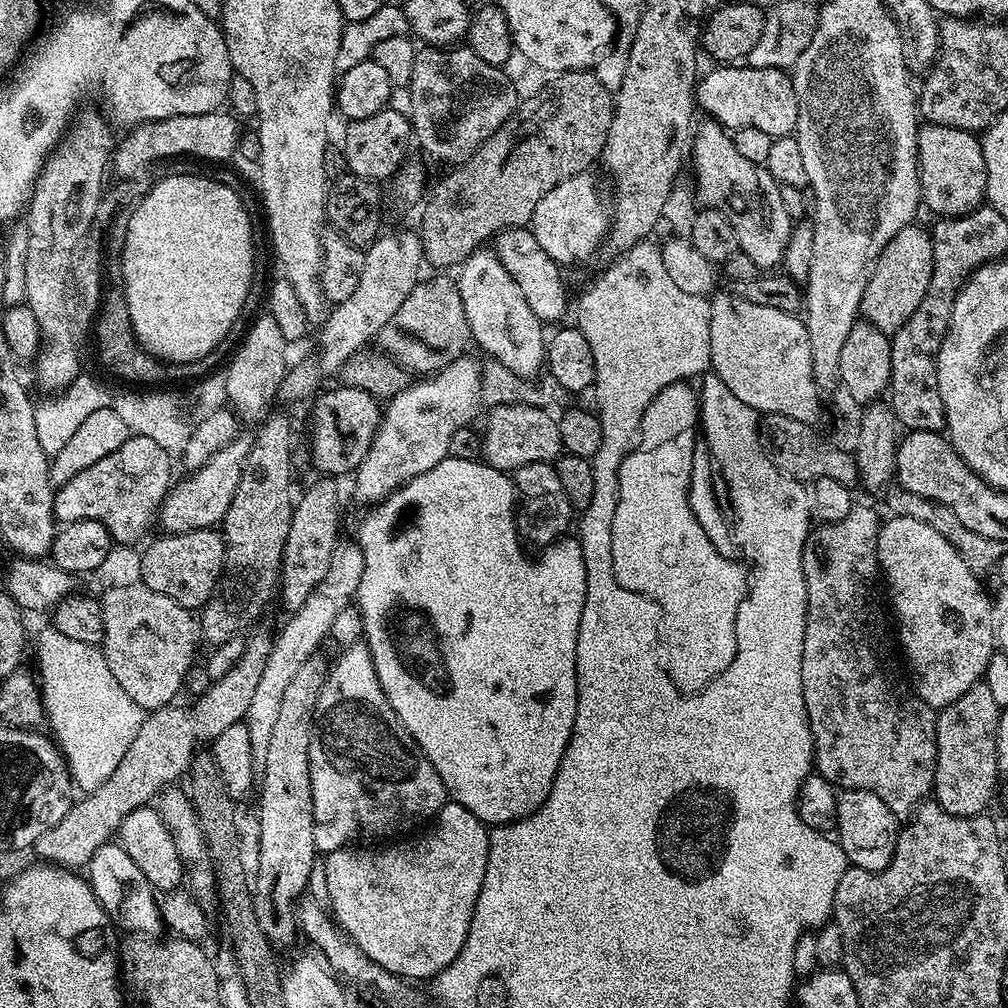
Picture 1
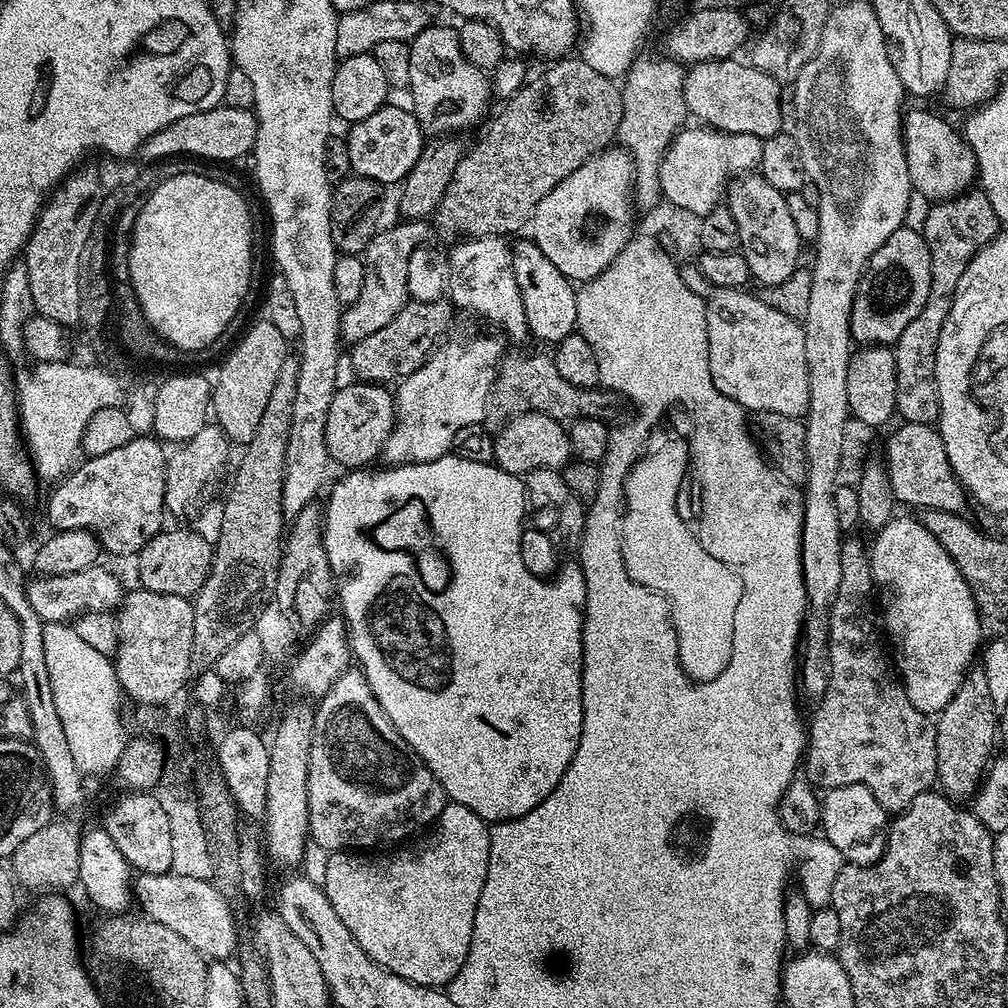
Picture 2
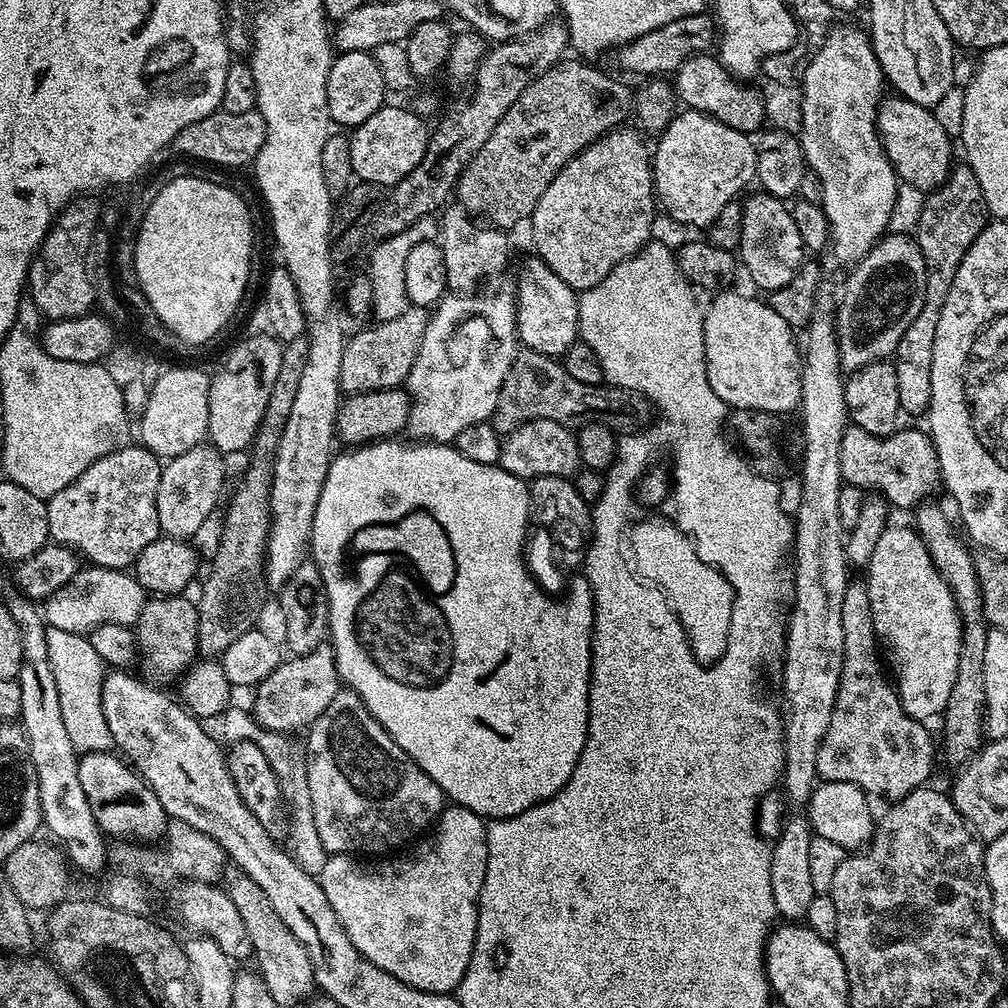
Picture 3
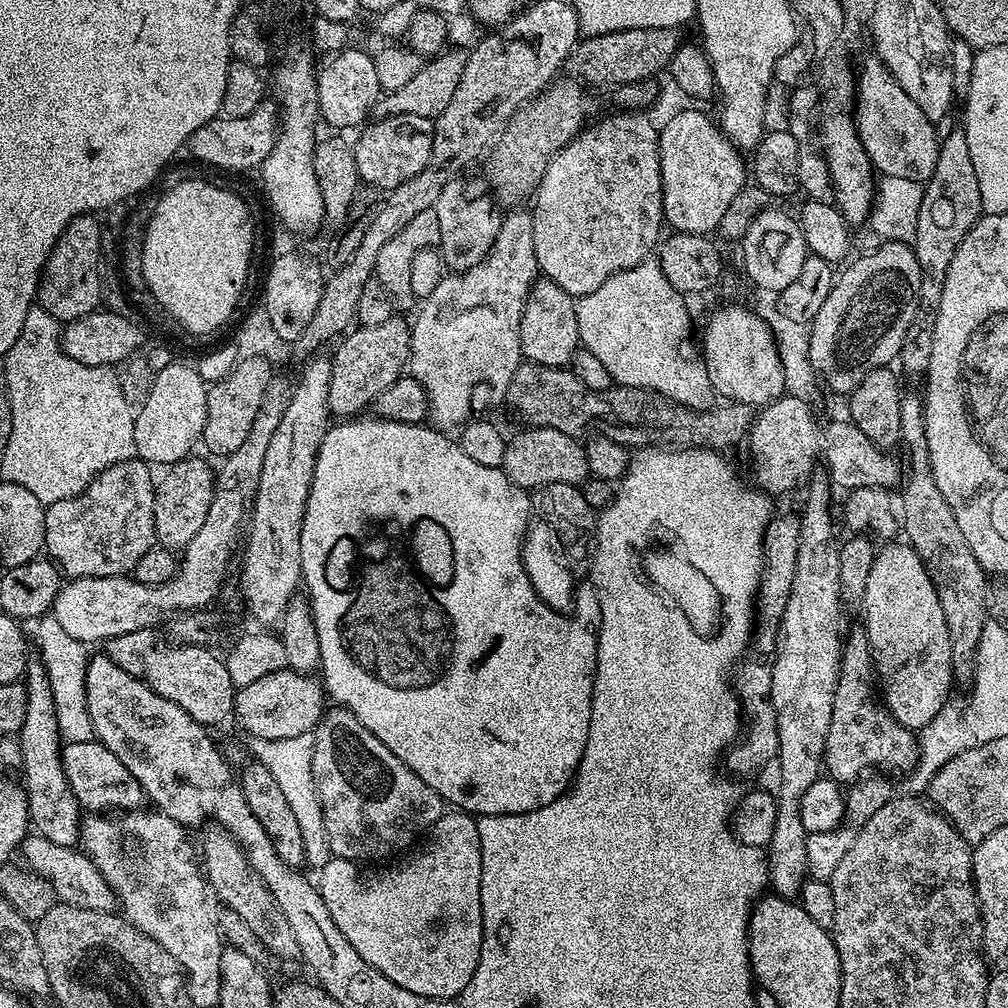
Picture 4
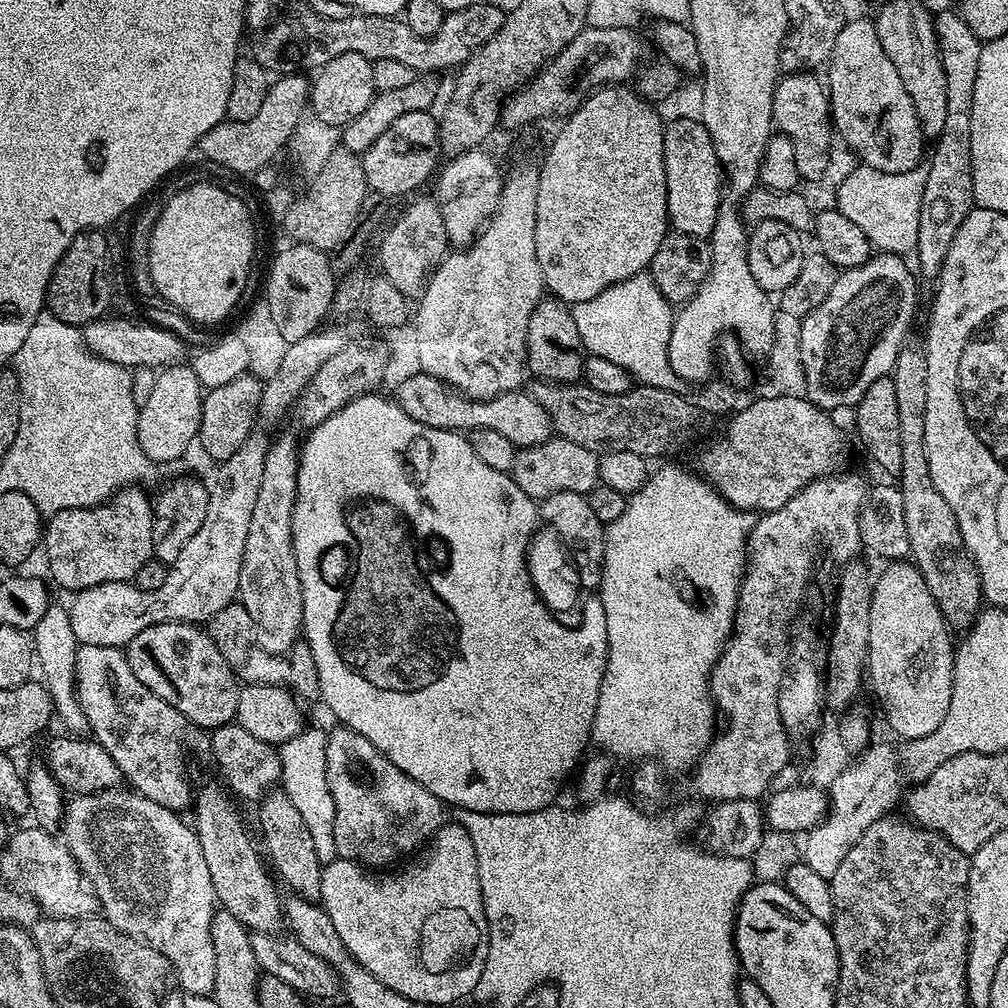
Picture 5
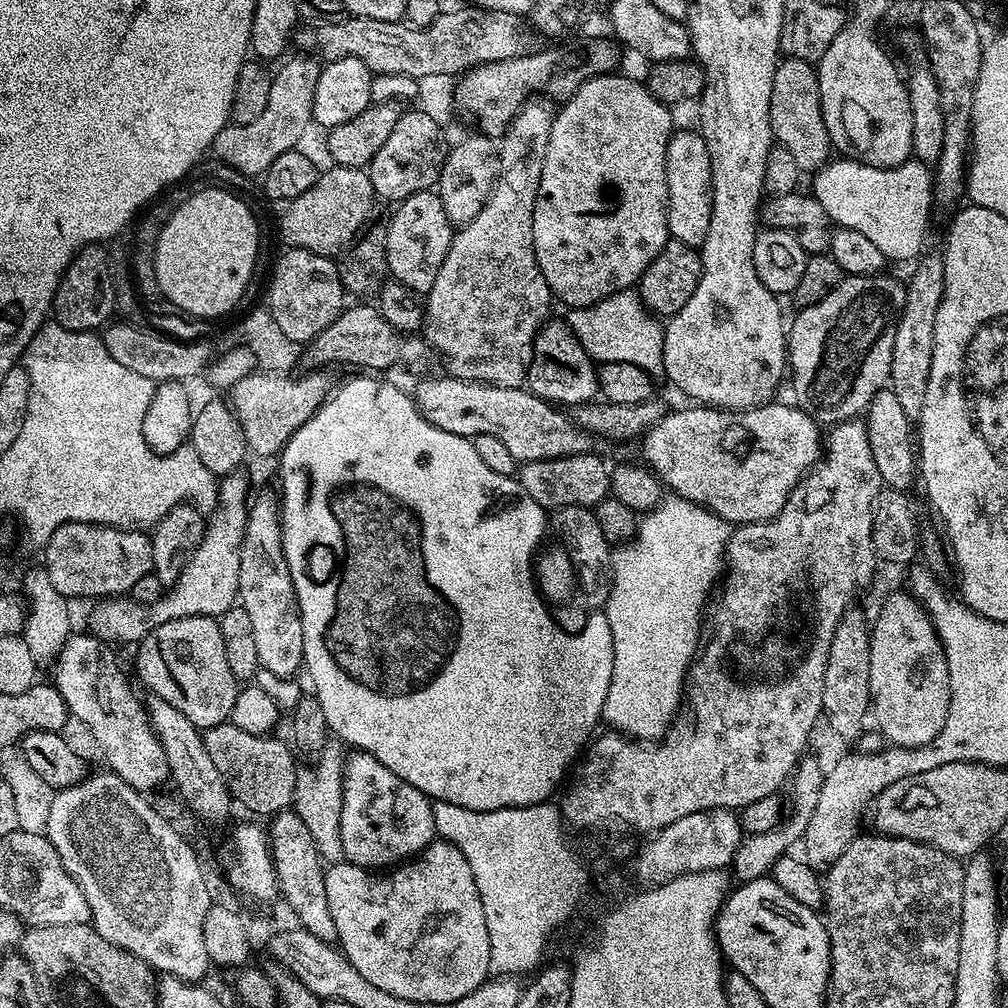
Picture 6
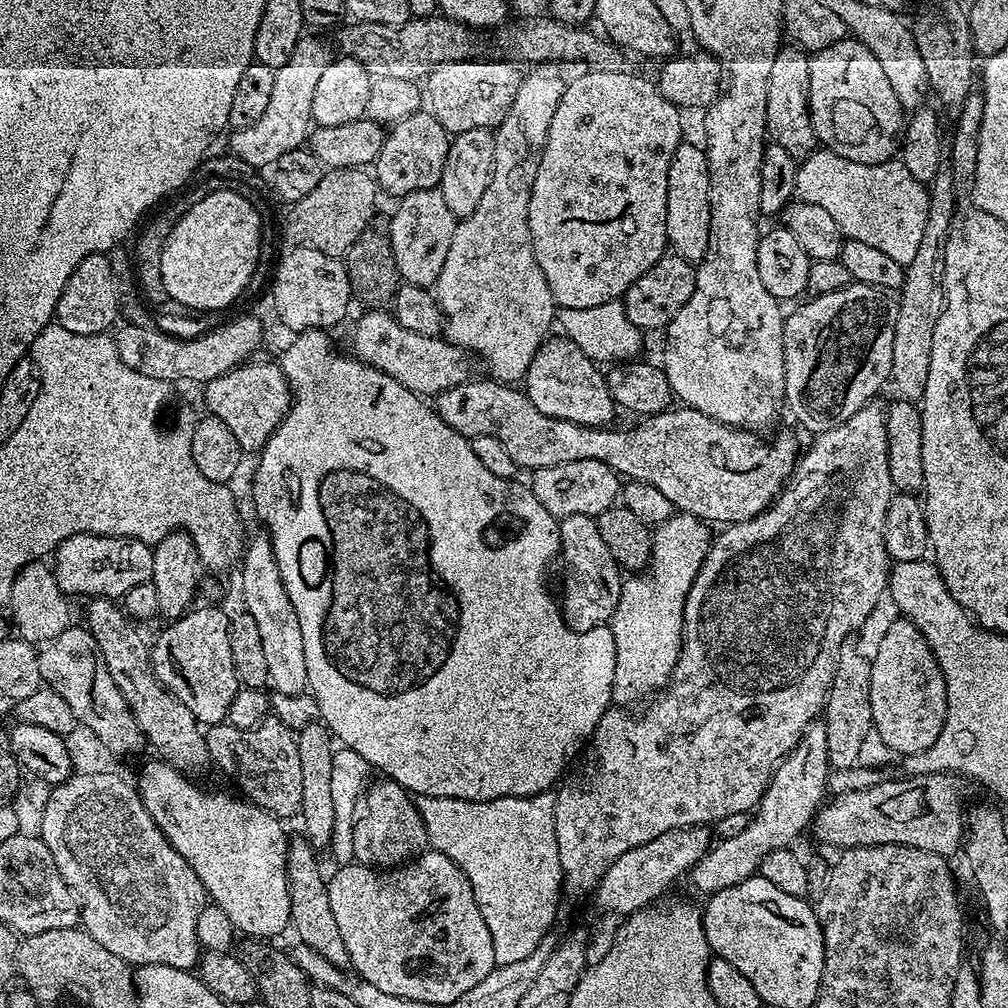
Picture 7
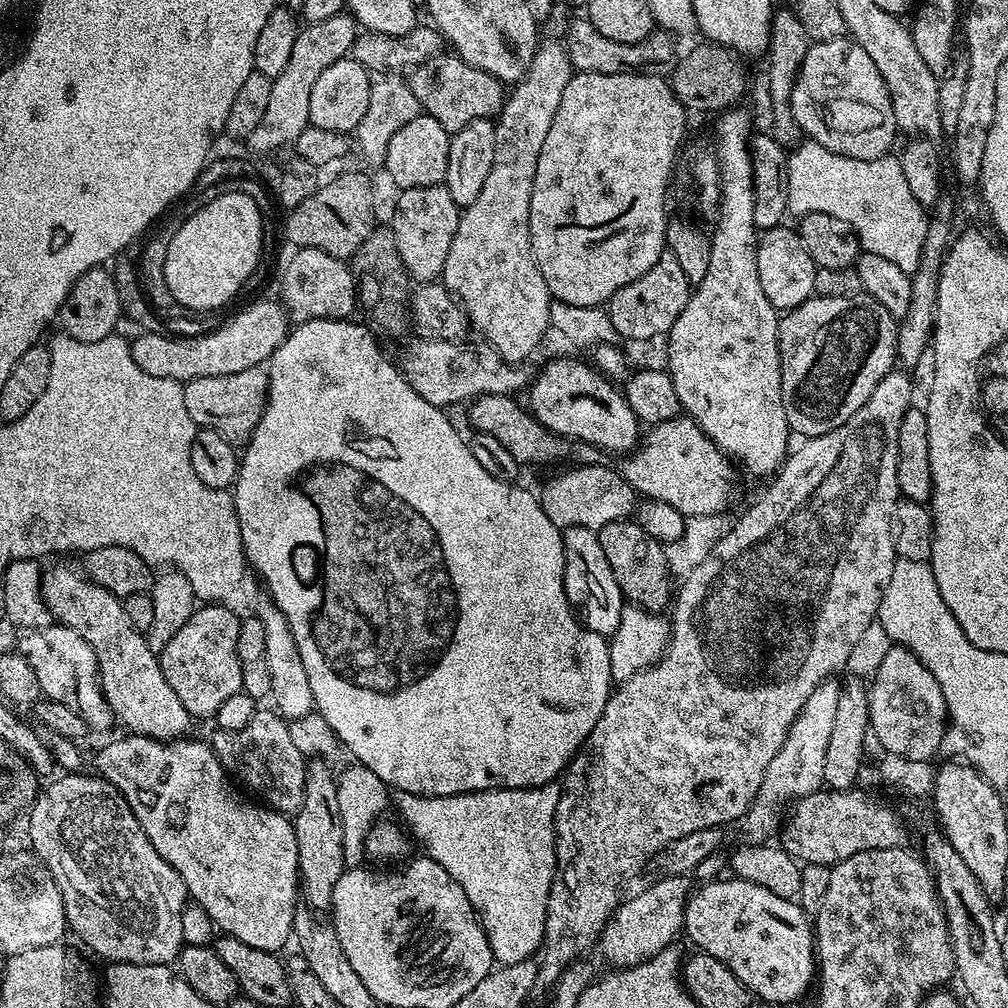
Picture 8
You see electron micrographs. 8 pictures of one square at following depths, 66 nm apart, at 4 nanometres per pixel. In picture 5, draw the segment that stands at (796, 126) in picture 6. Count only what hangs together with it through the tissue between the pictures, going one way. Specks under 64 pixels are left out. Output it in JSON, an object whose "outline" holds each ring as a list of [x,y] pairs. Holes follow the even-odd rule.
{"outline":[[[793,72],[783,75],[776,84],[775,94],[774,94],[774,106],[772,107],[772,119],[773,125],[777,128],[777,131],[791,140],[791,145],[794,147],[794,159],[797,161],[797,169],[800,177],[803,181],[816,182],[823,178],[824,174],[828,170],[830,164],[830,146],[832,144],[832,136],[834,140],[834,129],[831,123],[831,100],[828,97],[827,87],[825,83],[820,79],[820,81],[815,77],[816,74],[812,72]]]}

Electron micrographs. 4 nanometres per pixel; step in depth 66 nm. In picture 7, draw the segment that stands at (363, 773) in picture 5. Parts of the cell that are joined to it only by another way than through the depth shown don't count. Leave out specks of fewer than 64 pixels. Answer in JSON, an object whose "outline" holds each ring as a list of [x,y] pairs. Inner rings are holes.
{"outline":[[[380,778],[380,781],[369,783],[362,797],[363,811],[355,818],[353,826],[353,858],[355,863],[365,864],[367,868],[388,870],[393,866],[403,865],[420,855],[429,847],[428,835],[422,814],[416,809],[413,793],[407,792],[393,780]]]}

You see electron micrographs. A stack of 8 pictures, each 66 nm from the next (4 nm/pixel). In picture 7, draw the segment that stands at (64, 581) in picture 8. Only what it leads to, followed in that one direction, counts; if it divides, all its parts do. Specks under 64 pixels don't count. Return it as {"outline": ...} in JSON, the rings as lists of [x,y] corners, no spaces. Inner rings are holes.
{"outline":[[[92,598],[87,601],[88,621],[86,627],[102,650],[102,658],[106,658],[106,670],[110,670],[110,678],[114,678],[114,686],[122,692],[122,698],[130,706],[134,714],[134,722],[138,722],[140,733],[144,736],[147,747],[153,748],[159,759],[183,772],[189,778],[199,777],[204,767],[212,764],[210,754],[206,750],[204,728],[200,721],[186,710],[174,694],[160,685],[152,669],[150,644],[140,637],[135,623],[124,614],[119,603],[103,598]]]}

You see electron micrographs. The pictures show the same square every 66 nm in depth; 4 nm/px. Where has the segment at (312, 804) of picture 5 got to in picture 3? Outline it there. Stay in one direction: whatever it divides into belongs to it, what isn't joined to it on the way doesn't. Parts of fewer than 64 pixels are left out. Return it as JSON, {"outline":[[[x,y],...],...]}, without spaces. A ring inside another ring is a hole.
{"outline":[[[229,706],[220,713],[219,723],[224,723],[224,736],[229,745],[240,741],[254,742],[261,747],[262,754],[270,758],[270,766],[274,774],[280,780],[280,788],[283,790],[284,799],[290,811],[290,840],[292,836],[291,851],[296,857],[296,864],[302,866],[302,870],[318,874],[322,870],[322,862],[327,862],[330,853],[326,846],[322,846],[322,838],[318,838],[318,826],[314,826],[314,810],[310,802],[310,786],[308,785],[308,765],[303,751],[296,749],[295,739],[289,738],[282,732],[271,732],[260,727],[255,716],[247,707],[235,708]]]}

